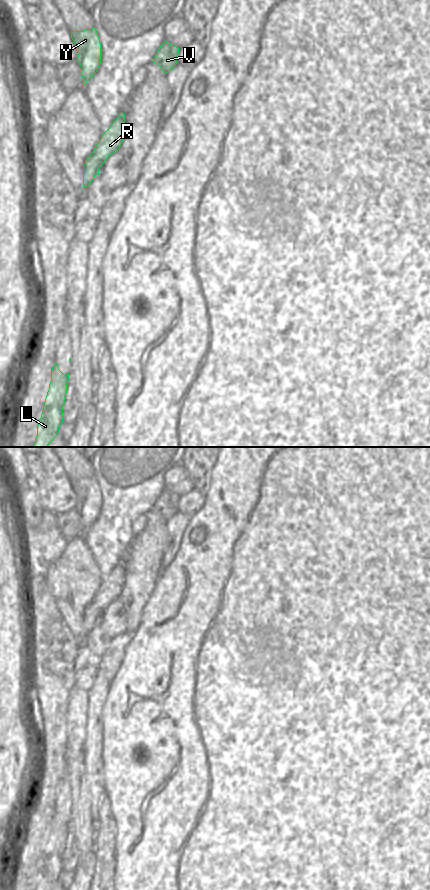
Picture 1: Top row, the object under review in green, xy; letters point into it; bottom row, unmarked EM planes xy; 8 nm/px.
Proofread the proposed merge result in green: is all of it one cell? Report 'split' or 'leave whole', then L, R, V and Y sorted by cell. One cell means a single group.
split; groups L Y / R V

